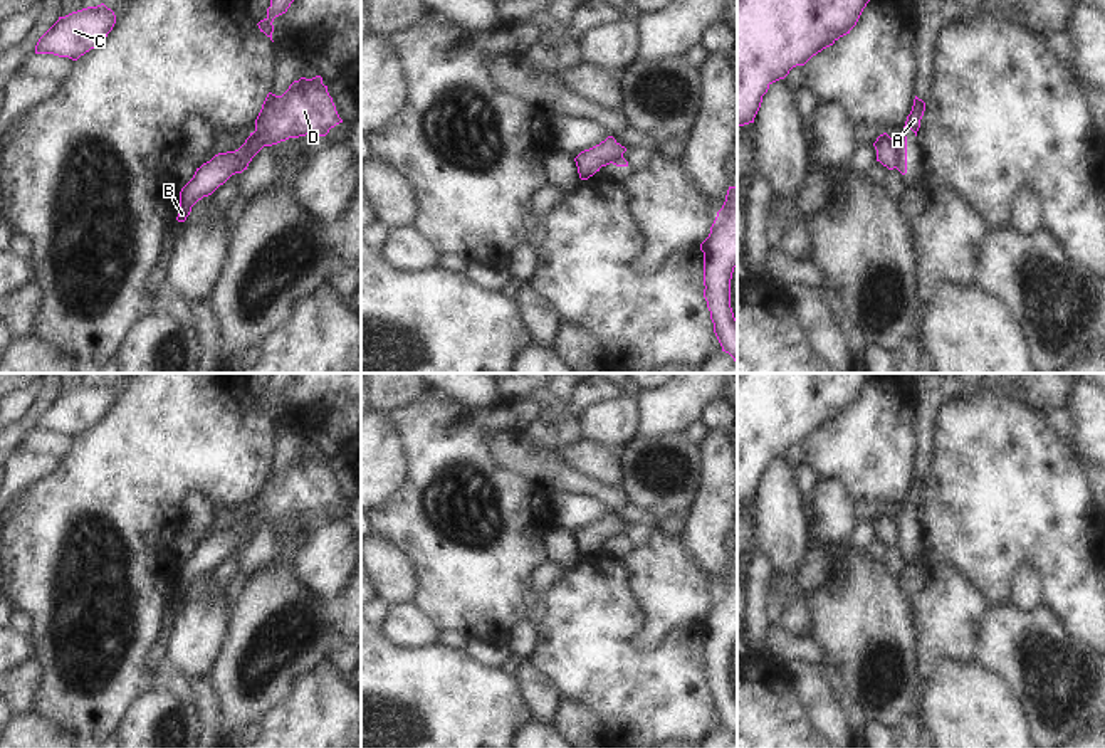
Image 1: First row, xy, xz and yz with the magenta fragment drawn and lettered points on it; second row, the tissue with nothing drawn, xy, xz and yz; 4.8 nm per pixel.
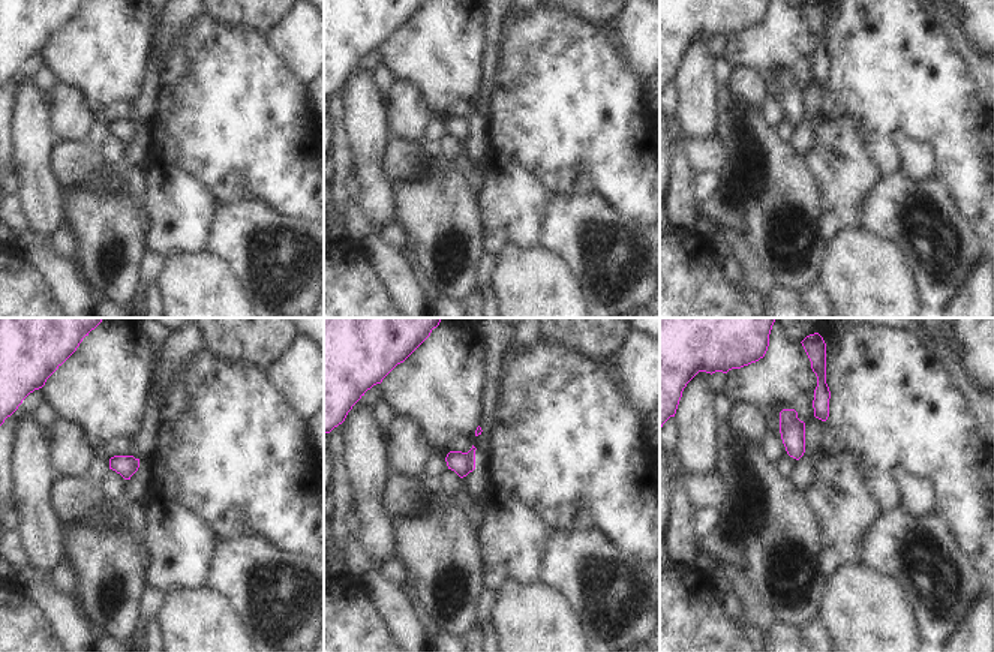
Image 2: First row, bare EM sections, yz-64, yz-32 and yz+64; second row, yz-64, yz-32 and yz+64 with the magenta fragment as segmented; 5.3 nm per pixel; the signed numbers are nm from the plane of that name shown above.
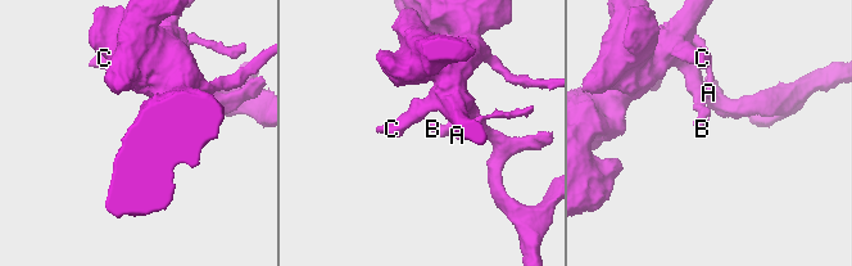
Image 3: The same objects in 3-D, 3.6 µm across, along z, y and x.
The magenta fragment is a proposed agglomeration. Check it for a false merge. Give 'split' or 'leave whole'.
split

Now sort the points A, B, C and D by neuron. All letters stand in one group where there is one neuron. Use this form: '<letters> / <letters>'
A / B C D

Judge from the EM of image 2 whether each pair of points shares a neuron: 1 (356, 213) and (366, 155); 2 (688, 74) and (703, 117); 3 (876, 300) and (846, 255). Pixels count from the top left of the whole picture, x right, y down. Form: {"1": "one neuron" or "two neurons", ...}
{"1": "two neurons", "2": "one neuron", "3": "one neuron"}

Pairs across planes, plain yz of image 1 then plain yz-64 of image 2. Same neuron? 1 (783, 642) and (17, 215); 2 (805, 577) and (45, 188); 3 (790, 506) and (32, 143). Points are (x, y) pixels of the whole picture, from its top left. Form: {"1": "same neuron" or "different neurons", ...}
{"1": "same neuron", "2": "different neurons", "3": "same neuron"}

